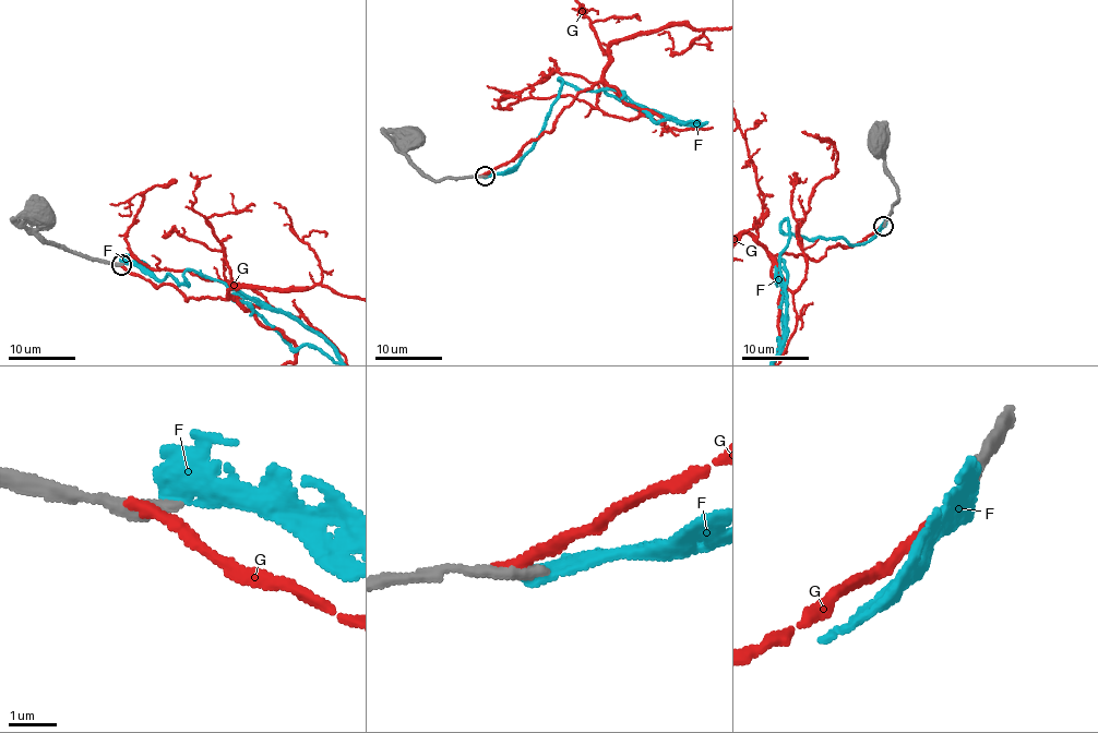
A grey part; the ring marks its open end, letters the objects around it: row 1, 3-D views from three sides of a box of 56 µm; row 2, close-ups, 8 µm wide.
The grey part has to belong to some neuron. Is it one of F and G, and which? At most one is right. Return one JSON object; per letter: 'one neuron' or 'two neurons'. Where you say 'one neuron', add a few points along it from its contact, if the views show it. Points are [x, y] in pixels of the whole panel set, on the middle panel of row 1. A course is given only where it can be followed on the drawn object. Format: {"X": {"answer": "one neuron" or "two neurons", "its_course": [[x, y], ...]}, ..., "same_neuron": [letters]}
{"F": {"answer": "two neurons"}, "G": {"answer": "two neurons"}, "same_neuron": []}

